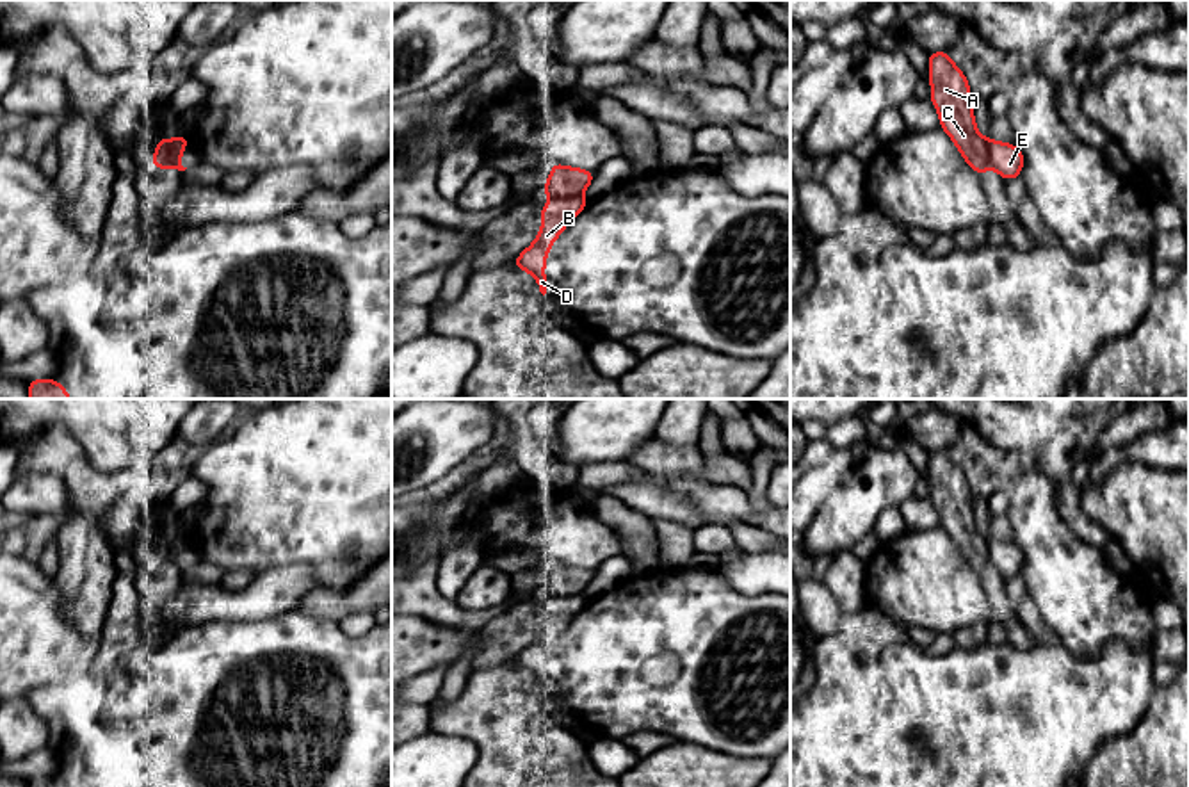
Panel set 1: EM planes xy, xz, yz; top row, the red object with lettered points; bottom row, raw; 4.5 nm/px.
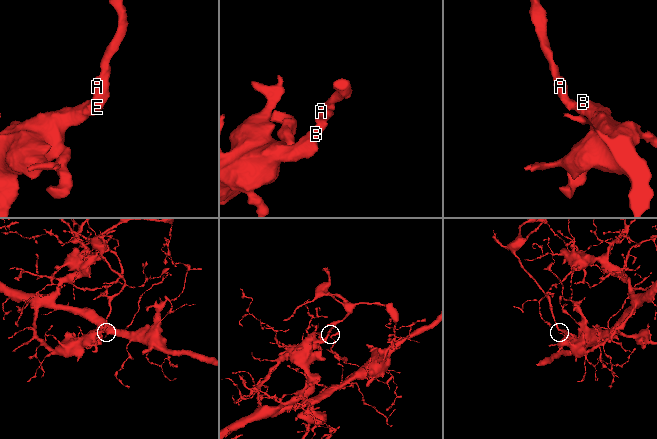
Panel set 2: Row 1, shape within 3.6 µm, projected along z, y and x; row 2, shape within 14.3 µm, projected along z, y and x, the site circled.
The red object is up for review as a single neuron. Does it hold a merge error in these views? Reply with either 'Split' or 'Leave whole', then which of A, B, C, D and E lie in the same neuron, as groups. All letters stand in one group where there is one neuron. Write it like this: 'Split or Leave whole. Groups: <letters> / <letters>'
Split. Groups: A C / B D E

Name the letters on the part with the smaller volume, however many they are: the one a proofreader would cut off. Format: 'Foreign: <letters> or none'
Foreign: A, C

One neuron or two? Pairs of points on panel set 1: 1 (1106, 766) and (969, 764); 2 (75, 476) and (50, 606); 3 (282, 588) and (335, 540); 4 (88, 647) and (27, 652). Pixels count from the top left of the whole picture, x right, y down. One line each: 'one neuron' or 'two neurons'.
1: two neurons
2: two neurons
3: two neurons
4: one neuron

